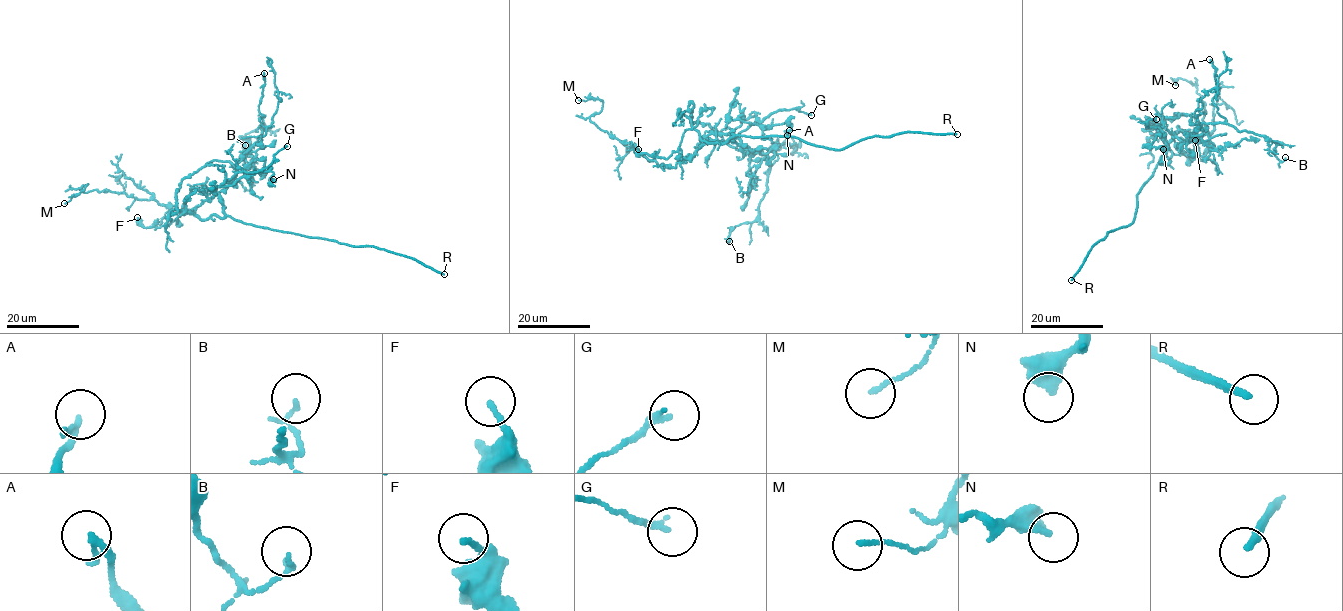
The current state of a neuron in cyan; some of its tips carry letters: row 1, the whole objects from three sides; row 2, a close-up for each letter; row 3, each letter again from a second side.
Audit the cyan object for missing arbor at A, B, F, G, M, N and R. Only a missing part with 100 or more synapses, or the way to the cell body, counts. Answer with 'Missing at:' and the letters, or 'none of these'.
Missing at: R

